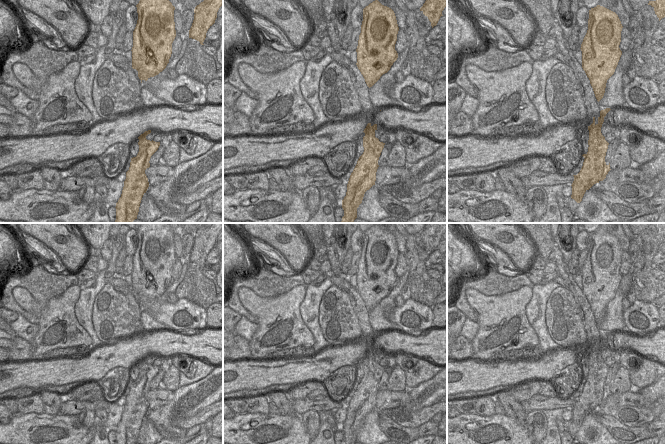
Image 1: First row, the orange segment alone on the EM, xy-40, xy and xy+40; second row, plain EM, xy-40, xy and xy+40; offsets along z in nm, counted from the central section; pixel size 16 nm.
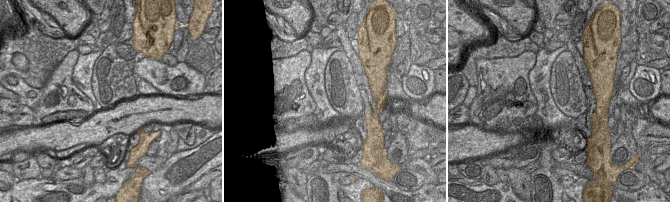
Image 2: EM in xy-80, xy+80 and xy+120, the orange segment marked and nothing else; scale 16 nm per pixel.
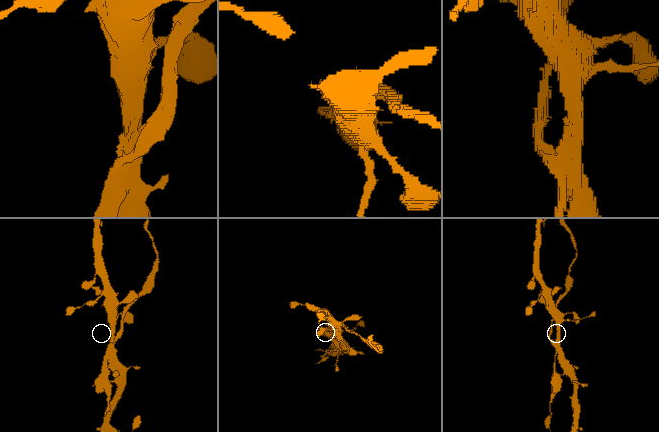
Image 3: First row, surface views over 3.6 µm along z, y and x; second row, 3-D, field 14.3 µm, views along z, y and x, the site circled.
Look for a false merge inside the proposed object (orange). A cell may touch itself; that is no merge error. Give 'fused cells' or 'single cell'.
fused cells

